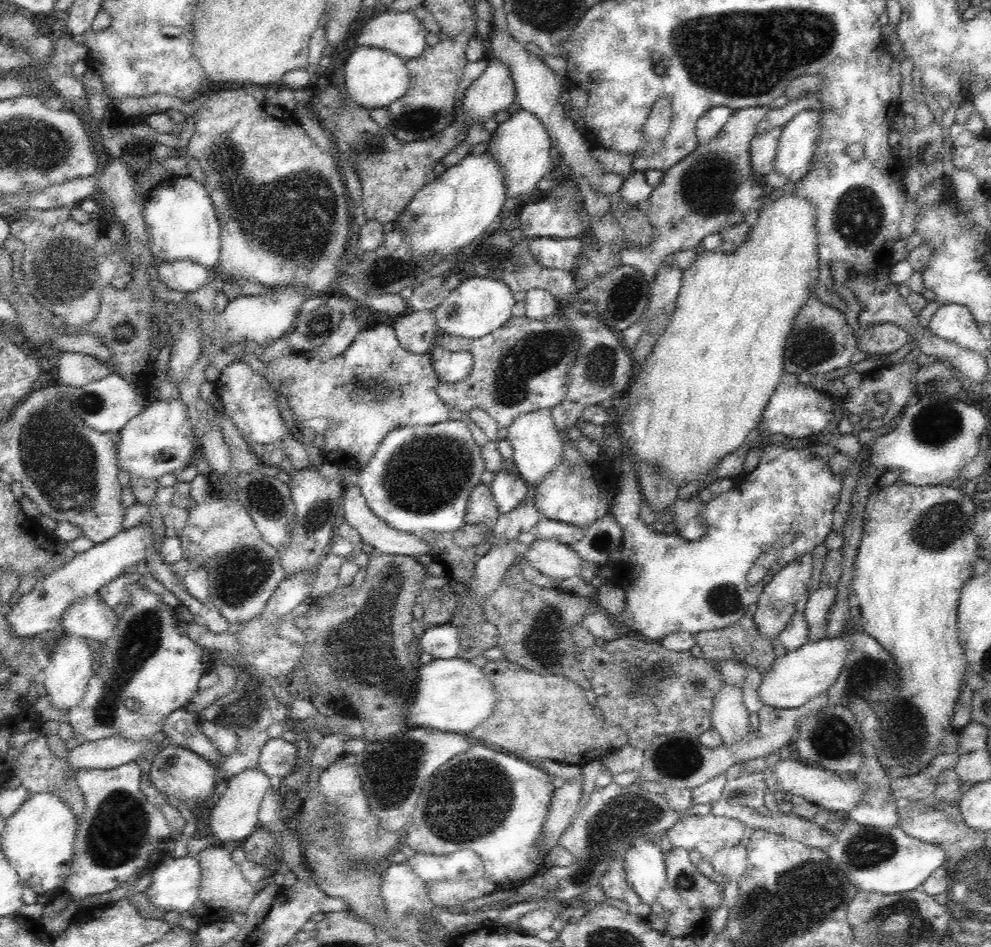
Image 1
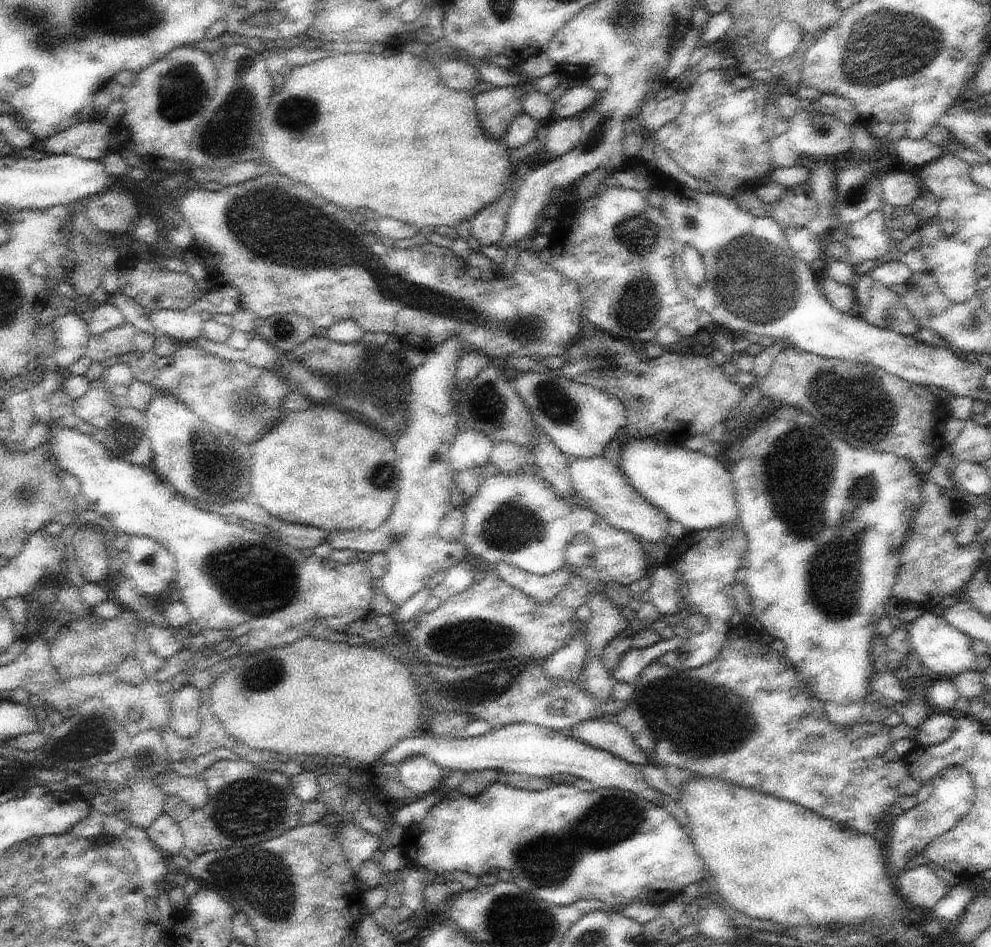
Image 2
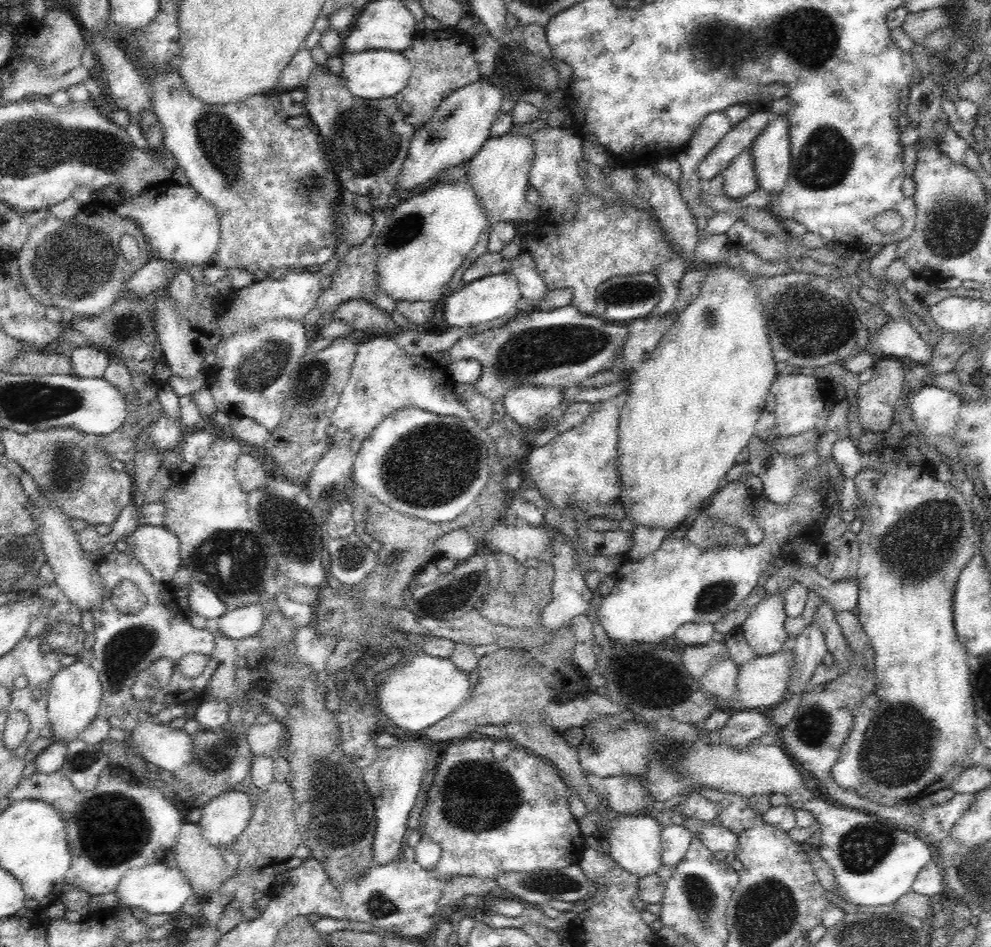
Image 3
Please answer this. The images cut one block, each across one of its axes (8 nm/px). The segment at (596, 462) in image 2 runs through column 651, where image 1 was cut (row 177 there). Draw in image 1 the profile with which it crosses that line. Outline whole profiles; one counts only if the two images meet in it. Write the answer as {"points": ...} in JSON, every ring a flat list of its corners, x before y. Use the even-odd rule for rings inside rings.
{"points":[[525,110,510,114,506,122,501,122,497,128,498,130,492,133,490,144,482,149,497,161,504,175,507,198,521,201,532,194,532,190,537,187,536,184,546,172,553,170,556,163,550,157,552,141,541,120]]}

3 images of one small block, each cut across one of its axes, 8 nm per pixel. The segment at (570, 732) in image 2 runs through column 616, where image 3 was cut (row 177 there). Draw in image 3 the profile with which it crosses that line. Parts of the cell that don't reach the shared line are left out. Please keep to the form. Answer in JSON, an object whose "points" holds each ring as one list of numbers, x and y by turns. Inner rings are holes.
{"points":[[746,149,723,170,724,193,733,199,743,199,758,188,751,149]]}

